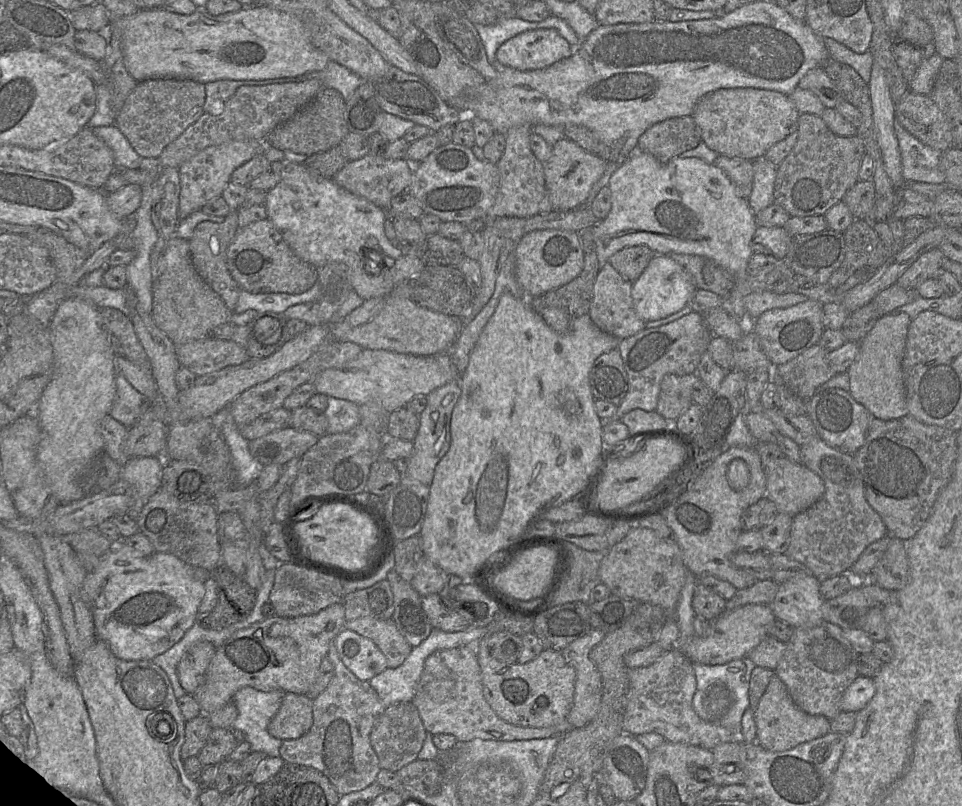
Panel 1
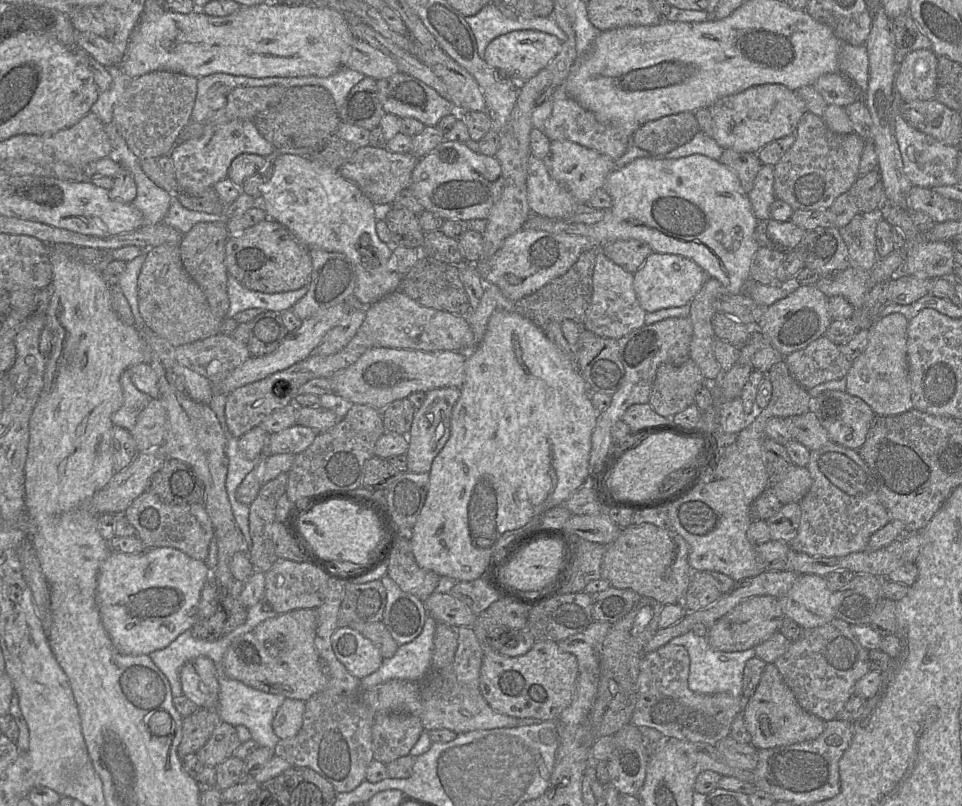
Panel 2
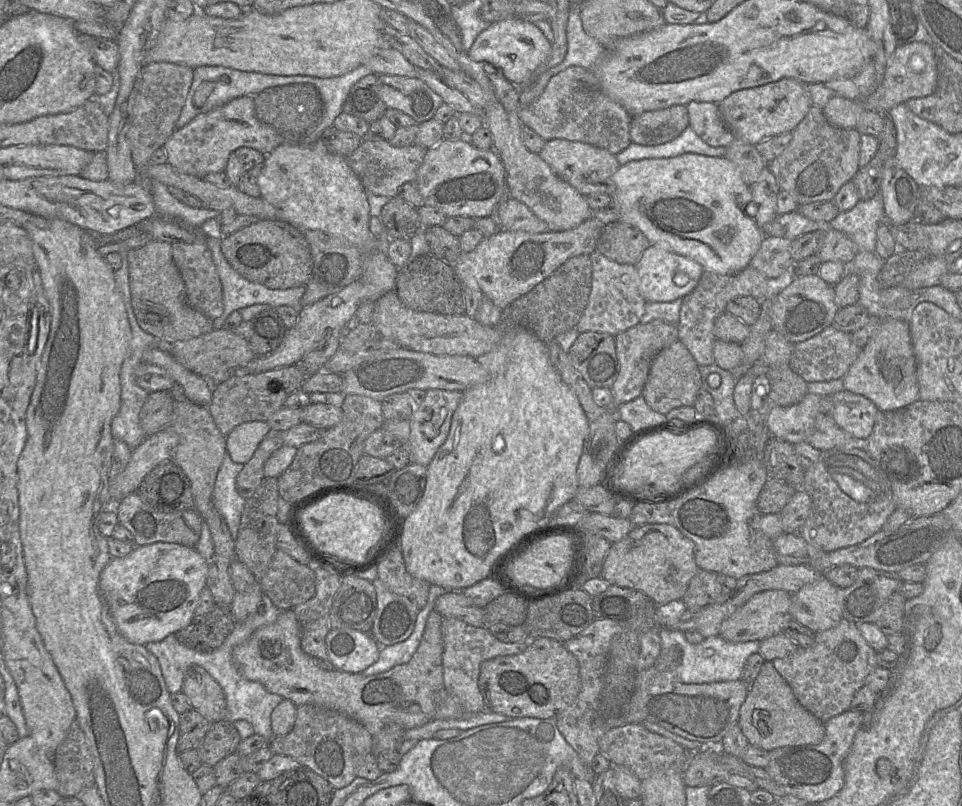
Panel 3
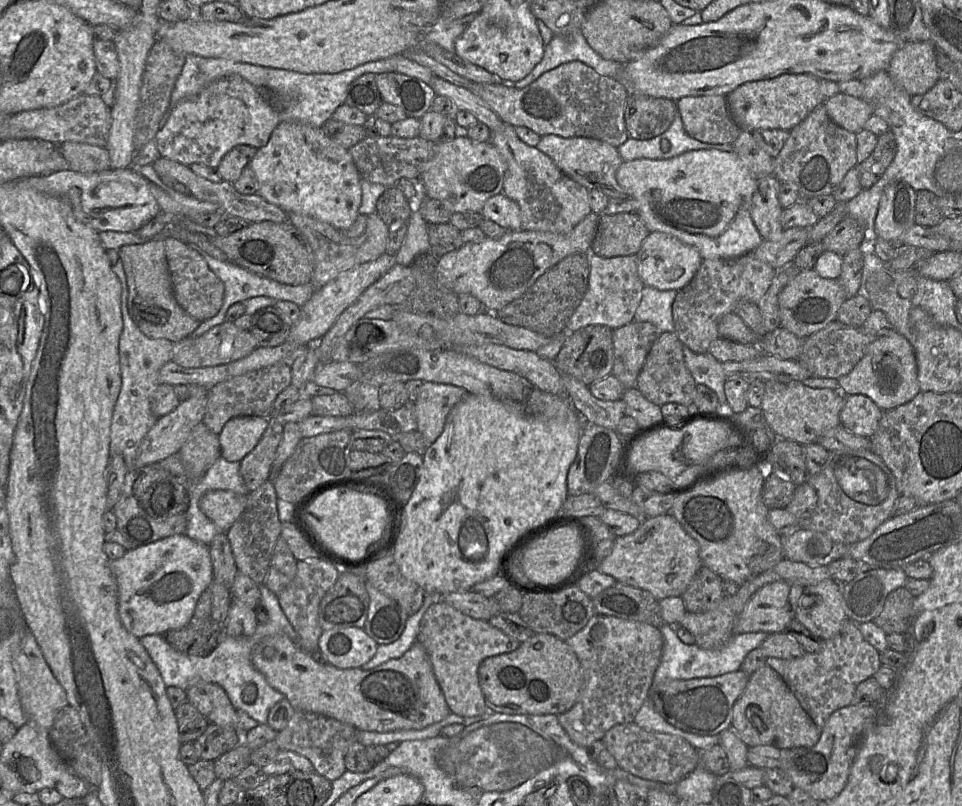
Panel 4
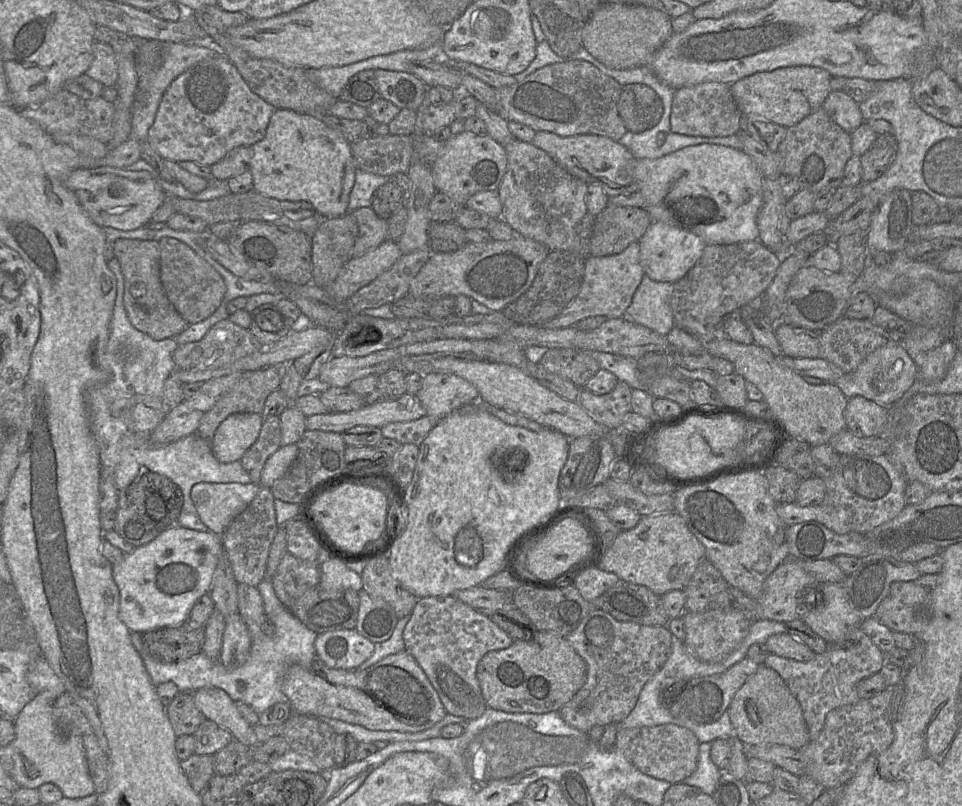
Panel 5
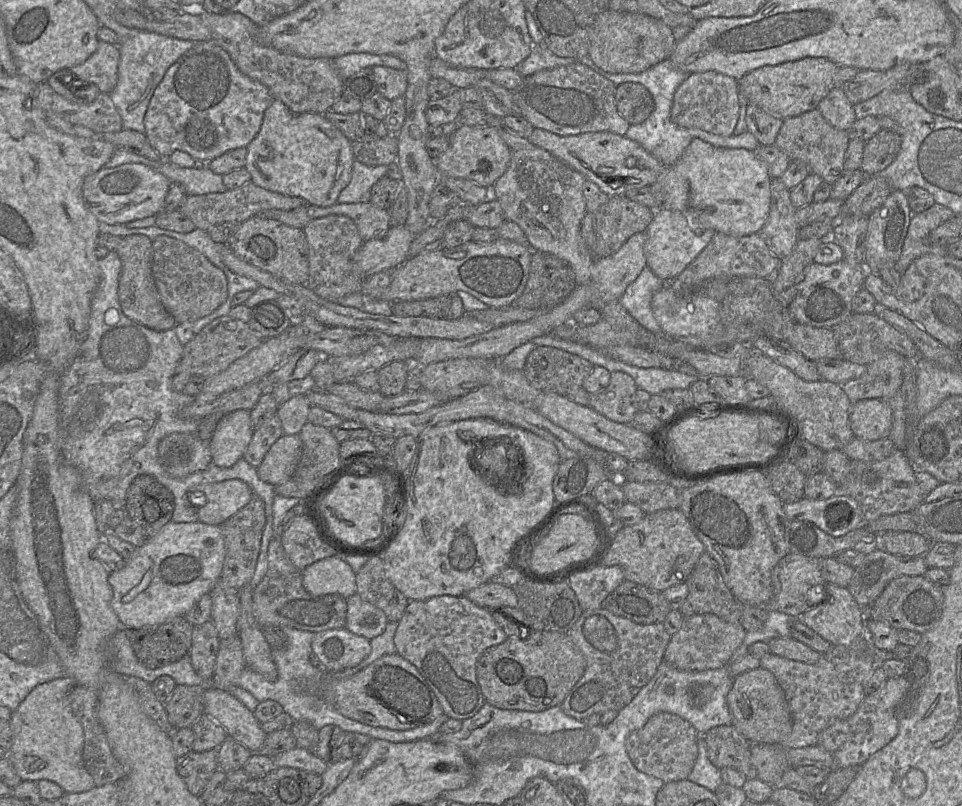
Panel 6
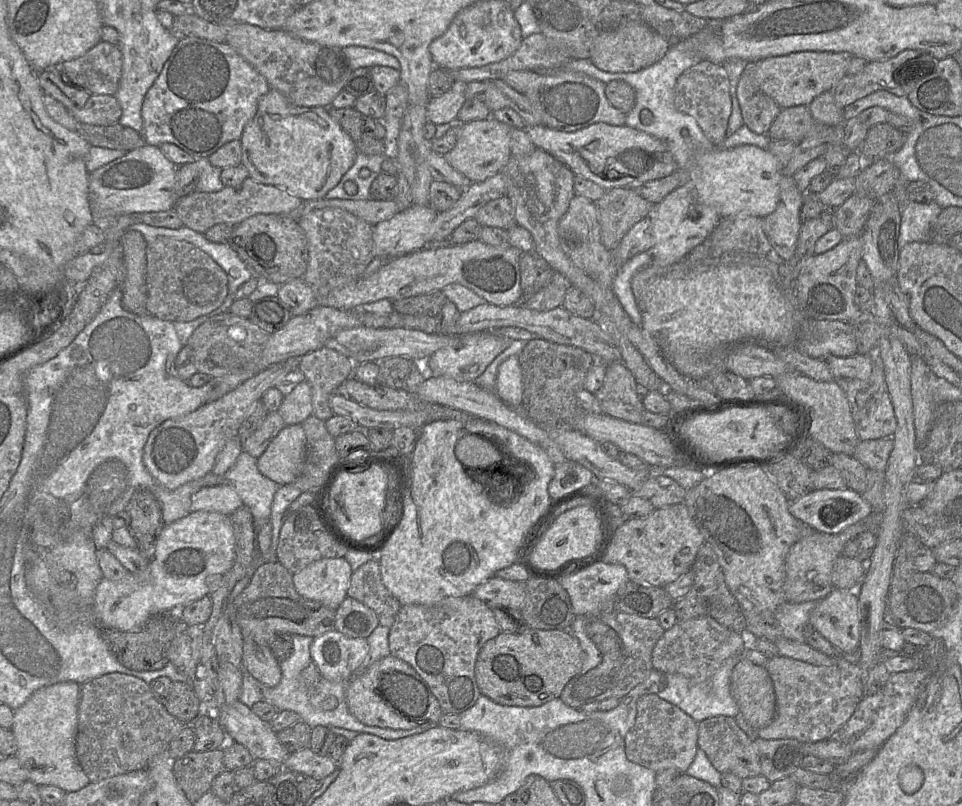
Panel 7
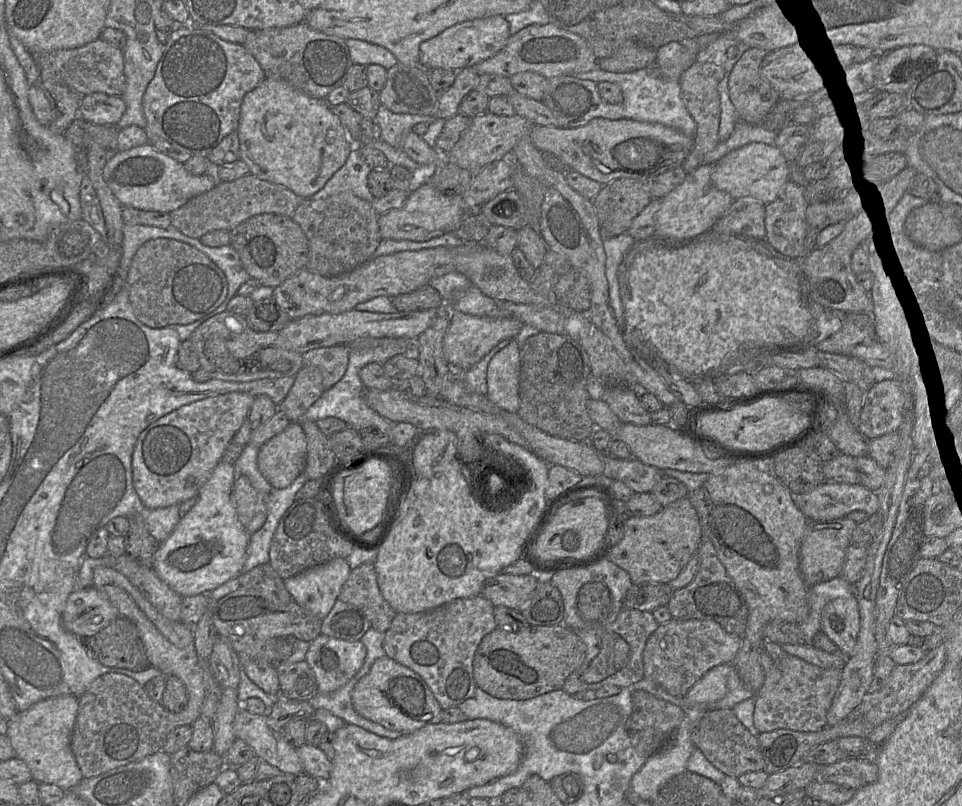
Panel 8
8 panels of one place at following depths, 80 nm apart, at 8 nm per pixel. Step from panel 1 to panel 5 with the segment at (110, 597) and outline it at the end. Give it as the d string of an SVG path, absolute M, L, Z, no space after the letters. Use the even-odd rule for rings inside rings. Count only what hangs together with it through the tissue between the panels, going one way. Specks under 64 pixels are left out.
M170 526L147 544L135 547L123 559L112 565L112 575L119 589L119 618L130 632L145 633L150 630L179 626L188 621L196 601L208 593L214 571L224 553L222 537L211 531L197 531Z

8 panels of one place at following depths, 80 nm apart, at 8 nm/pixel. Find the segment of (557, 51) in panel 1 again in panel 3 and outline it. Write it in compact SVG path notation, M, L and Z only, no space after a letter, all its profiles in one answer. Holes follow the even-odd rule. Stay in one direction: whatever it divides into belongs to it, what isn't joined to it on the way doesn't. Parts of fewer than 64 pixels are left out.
M509 18L491 23L475 39L468 51L475 62L485 62L497 68L504 77L517 87L524 86L538 69L545 64L552 53L552 43L532 22Z

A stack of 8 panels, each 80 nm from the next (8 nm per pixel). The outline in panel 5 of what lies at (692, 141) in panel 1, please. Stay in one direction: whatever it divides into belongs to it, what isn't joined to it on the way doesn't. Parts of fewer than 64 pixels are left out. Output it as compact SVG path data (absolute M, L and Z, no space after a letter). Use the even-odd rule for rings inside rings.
M640 83L622 86L618 112L627 130L639 133L654 127L663 114L659 95L649 86Z

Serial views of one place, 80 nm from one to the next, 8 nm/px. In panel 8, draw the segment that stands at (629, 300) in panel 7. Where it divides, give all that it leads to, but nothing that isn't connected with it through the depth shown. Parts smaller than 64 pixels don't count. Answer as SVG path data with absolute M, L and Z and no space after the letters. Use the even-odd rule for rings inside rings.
M628 233L603 239L606 254L606 278L609 285L610 305L614 311L615 318L621 331L624 322L624 310L619 289L617 271L619 265L636 240Z

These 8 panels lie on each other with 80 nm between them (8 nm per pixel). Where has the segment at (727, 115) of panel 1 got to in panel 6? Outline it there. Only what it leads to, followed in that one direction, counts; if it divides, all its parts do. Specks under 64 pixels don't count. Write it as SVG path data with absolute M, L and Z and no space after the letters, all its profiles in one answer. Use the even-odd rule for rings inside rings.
M805 57L778 65L766 65L738 79L738 91L748 102L784 120L818 109L820 101L833 88L833 77L838 68L839 65L824 57Z

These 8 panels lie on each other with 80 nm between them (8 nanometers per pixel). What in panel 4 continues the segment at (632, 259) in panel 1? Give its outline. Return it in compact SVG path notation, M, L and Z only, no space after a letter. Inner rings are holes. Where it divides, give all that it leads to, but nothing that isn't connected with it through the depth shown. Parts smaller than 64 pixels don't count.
M635 212L602 214L590 253L604 258L637 255L649 233Z

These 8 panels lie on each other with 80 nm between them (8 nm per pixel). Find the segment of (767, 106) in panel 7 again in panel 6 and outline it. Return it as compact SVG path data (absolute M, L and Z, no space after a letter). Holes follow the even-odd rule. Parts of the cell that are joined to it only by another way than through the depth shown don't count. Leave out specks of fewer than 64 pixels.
M748 102L746 106L747 129L761 145L775 145L783 120L776 118L761 107Z

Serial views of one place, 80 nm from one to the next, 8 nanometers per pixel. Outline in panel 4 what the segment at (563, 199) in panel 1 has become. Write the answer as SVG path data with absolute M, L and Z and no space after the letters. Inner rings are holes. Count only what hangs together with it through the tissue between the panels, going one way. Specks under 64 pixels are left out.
M544 135L541 136L536 148L550 157L565 175L588 190L599 190L609 198L630 197L616 180L616 171L623 163L617 147L594 138L564 138L558 135Z

